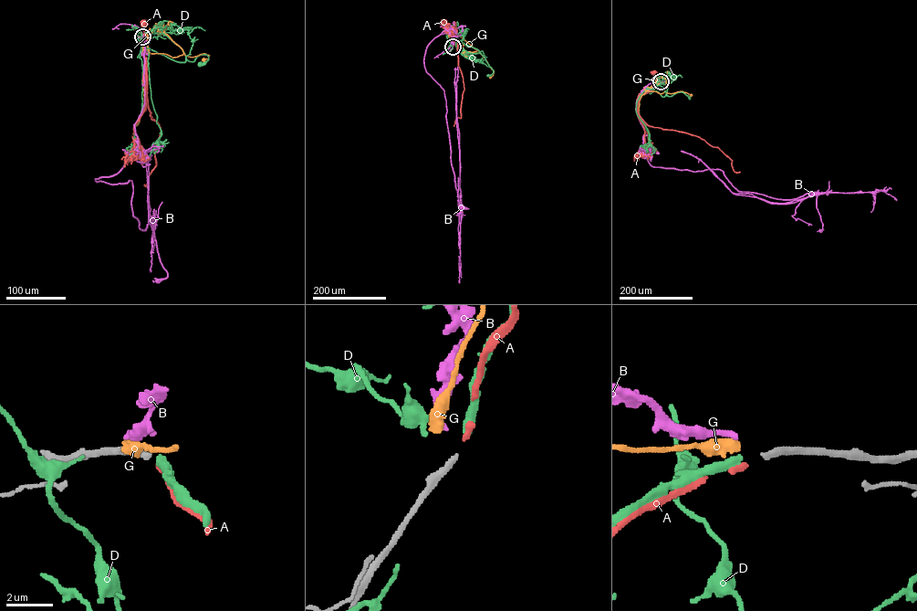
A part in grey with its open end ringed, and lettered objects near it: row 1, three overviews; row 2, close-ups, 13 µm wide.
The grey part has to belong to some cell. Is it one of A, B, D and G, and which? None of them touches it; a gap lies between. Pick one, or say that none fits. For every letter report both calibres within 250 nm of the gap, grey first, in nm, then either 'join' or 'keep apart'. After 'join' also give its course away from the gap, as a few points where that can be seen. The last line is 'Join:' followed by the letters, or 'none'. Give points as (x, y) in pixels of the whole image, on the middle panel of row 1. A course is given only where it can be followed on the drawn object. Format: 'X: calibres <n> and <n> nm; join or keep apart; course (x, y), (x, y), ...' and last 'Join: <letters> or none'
A: calibres 260 and 240 nm; join
B: calibres 260 and 220 nm; keep apart
D: calibres 260 and 360 nm; keep apart
G: calibres 260 and 480 nm; keep apart
Join: A

